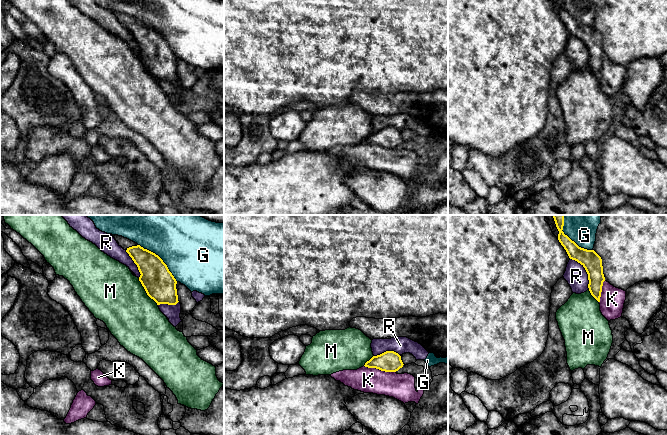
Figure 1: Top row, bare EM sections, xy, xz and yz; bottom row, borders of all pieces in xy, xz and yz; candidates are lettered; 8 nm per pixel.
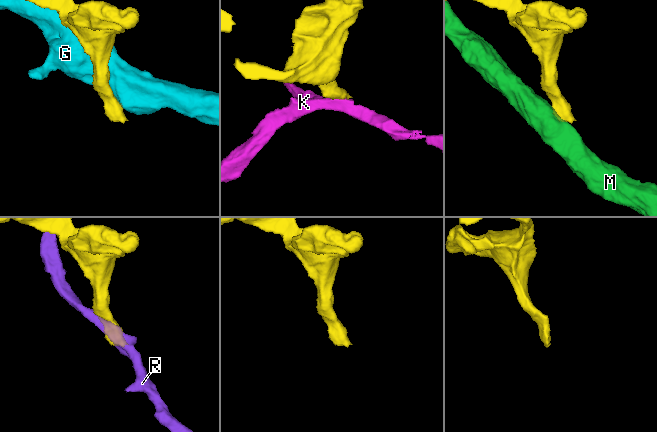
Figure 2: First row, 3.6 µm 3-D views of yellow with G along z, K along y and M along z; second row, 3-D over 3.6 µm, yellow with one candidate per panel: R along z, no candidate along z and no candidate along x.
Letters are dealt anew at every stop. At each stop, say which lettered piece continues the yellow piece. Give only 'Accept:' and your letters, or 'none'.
Accept: none

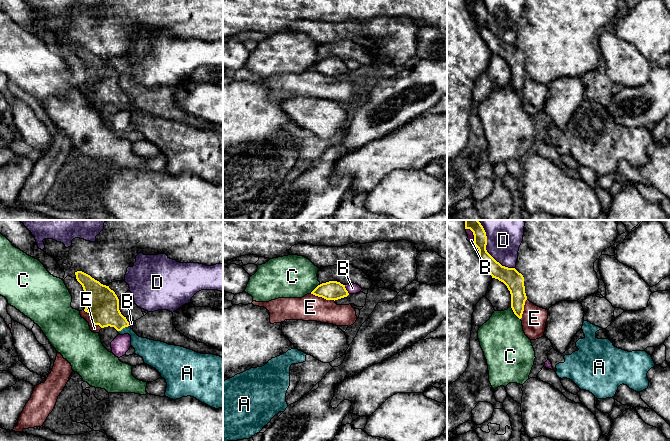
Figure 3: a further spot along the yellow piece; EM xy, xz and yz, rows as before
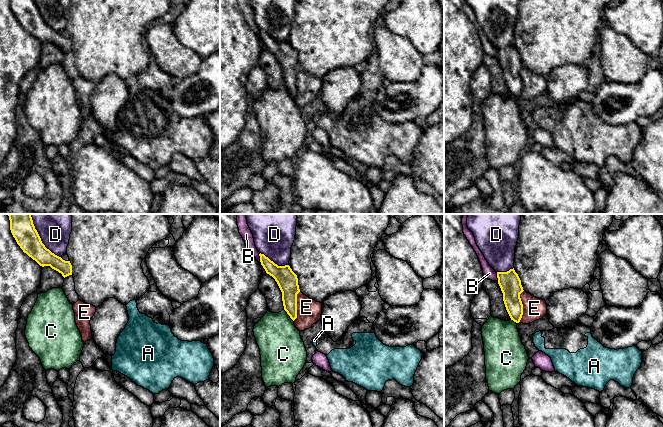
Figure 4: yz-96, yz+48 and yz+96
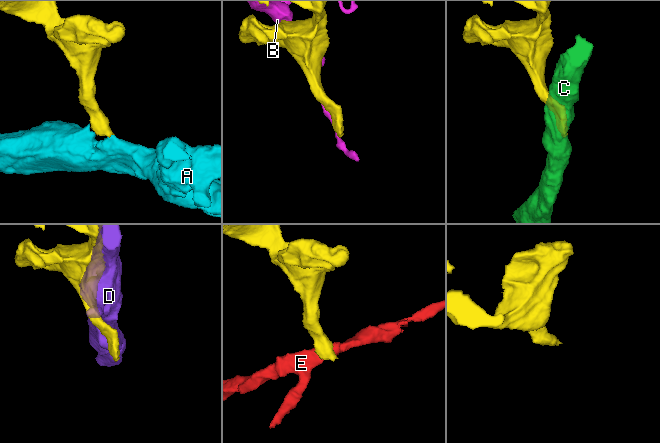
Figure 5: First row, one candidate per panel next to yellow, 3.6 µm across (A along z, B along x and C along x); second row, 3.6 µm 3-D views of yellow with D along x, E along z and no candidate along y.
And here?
Accept: A

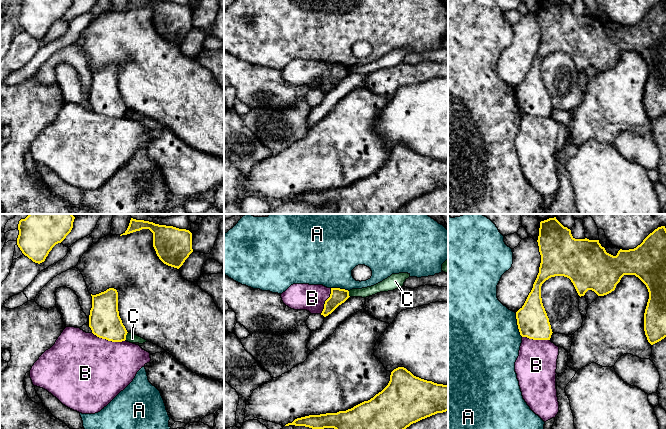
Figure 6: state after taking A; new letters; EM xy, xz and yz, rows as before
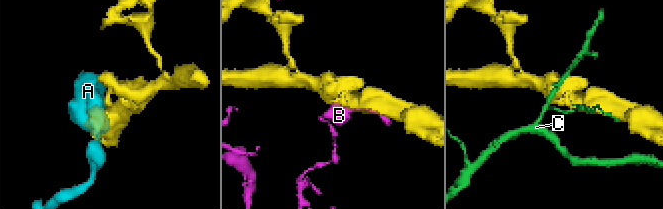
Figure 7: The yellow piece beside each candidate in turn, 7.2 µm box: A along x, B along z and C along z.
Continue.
Accept: none

